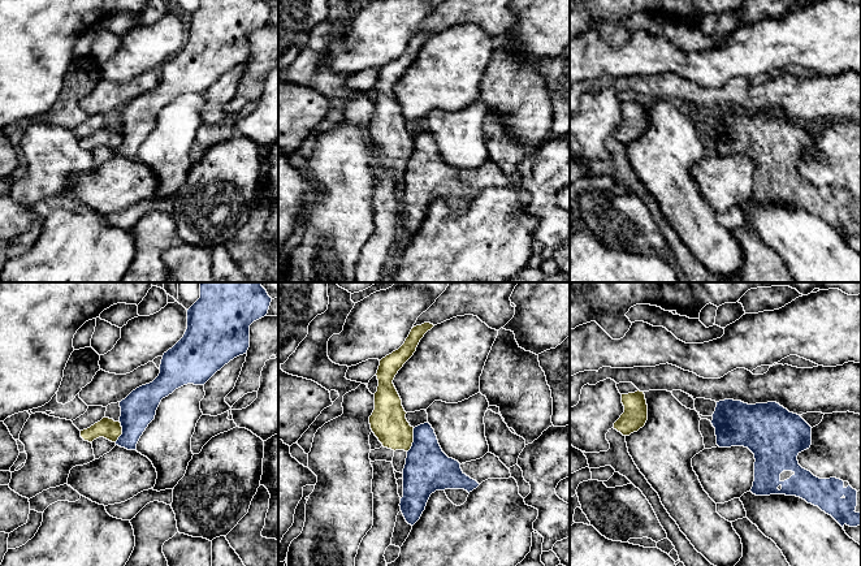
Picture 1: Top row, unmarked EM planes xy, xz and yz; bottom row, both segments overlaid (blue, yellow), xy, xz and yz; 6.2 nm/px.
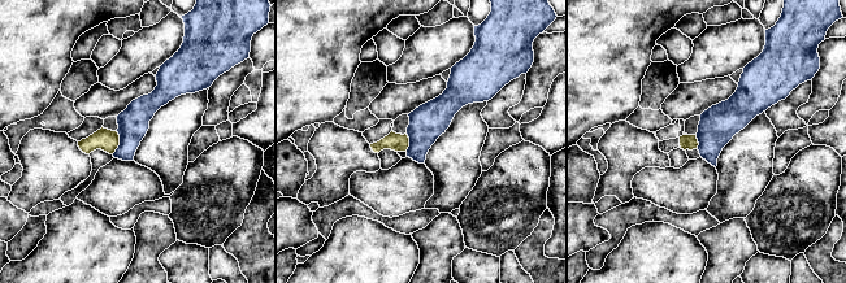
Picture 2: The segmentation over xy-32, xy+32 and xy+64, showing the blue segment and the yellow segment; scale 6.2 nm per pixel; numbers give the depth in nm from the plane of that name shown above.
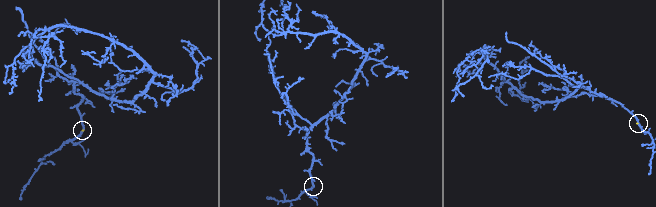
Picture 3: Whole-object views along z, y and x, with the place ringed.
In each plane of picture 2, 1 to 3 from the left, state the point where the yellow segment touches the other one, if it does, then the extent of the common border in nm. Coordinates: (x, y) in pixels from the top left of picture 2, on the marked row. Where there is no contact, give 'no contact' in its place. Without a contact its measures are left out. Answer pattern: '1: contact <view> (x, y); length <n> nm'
1: contact xy-32 (120, 143); length 150 nm
2: contact xy+32 (410, 143); length 110 nm
3: contact xy+64 (698, 142); length 90 nm

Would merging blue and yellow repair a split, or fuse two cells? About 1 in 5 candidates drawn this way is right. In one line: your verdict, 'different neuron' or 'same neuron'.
different neuron

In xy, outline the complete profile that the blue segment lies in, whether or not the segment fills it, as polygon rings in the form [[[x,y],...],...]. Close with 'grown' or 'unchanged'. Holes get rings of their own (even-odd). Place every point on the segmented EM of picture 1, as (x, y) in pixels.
[[[200,282],[200,298],[187,310],[183,337],[164,353],[160,373],[150,384],[133,390],[120,402],[122,435],[116,445],[137,450],[137,444],[155,419],[163,398],[187,385],[204,385],[217,371],[250,347],[250,325],[267,316],[272,298],[261,282]]]; unchanged

